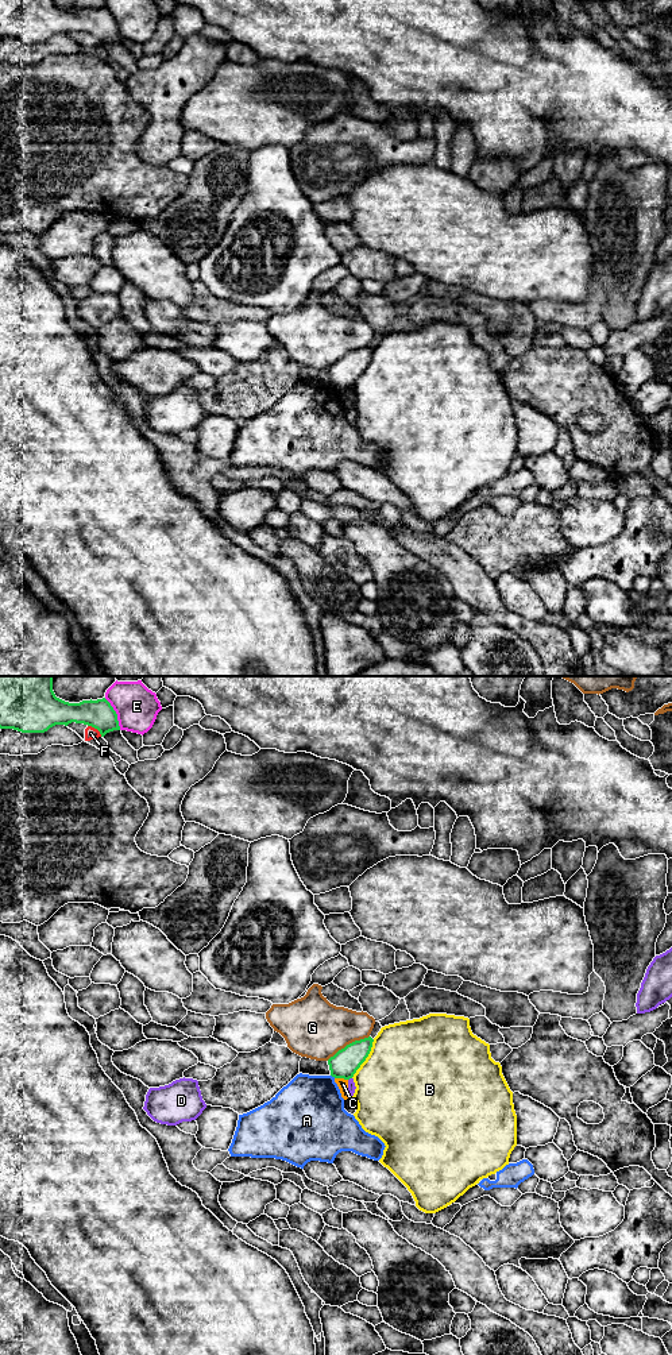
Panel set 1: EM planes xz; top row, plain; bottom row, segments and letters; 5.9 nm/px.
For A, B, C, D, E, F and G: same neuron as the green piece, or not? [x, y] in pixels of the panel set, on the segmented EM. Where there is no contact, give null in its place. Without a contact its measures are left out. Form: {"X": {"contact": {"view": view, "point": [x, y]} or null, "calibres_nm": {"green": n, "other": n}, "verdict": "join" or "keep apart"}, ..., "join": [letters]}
{"A": {"contact": {"view": "xz", "point": [333, 1076]}, "calibres_nm": {"green": 160, "other": 400}, "verdict": "keep apart"}, "B": {"contact": {"view": "xz", "point": [366, 1057]}, "calibres_nm": {"green": 160, "other": 500}, "verdict": "keep apart"}, "C": {"contact": {"view": "xz", "point": [342, 1077]}, "calibres_nm": {"green": 160, "other": 60}, "verdict": "keep apart"}, "D": {"contact": {"view": "xz", "point": [350, 1077]}, "calibres_nm": {"green": 160, "other": 50}, "verdict": "keep apart"}, "E": {"contact": {"view": "xz", "point": [116, 714]}, "calibres_nm": {"green": 170, "other": 260}, "verdict": "keep apart"}, "F": {"contact": {"view": "xz", "point": [96, 728]}, "calibres_nm": {"green": 170, "other": 80}, "verdict": "keep apart"}, "G": {"contact": {"view": "xz", "point": [347, 1045]}, "calibres_nm": {"green": 160, "other": 360}, "verdict": "keep apart"}, "join": []}

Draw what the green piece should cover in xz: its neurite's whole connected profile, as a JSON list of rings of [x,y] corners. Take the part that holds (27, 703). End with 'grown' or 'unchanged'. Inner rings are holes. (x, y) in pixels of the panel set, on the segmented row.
[[[0,676],[0,729],[45,733],[55,725],[67,726],[72,722],[92,726],[101,737],[120,730],[117,714],[105,698],[69,703],[55,696],[53,676]]] | unchanged

